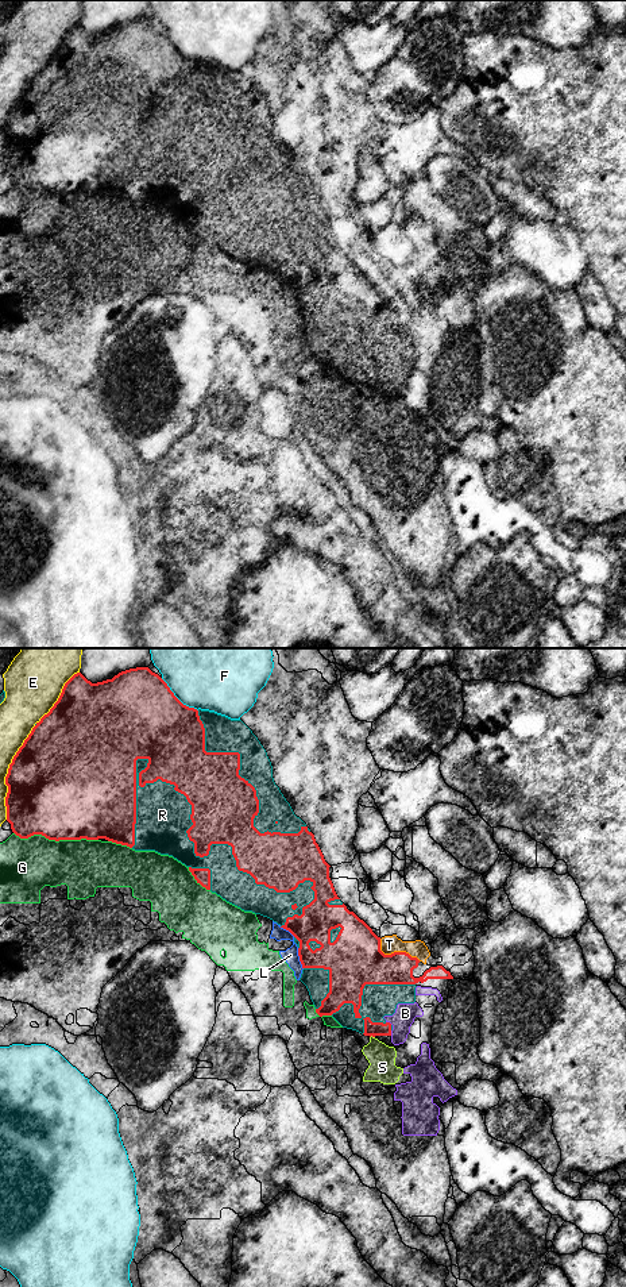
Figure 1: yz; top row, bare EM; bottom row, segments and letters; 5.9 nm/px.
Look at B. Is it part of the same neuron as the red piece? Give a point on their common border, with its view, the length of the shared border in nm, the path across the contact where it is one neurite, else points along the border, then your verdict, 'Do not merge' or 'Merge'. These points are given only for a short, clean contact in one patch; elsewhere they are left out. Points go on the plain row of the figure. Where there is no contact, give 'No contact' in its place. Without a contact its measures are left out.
Touches red at yz (389, 374). Shared border 40 nm. Merge

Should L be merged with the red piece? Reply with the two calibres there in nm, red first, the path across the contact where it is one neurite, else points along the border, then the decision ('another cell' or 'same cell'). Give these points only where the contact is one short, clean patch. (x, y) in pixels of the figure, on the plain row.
calibres 220 and 90 nm; another cell

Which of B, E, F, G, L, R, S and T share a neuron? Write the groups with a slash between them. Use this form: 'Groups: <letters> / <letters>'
Groups: B R / E / F / G L S T

